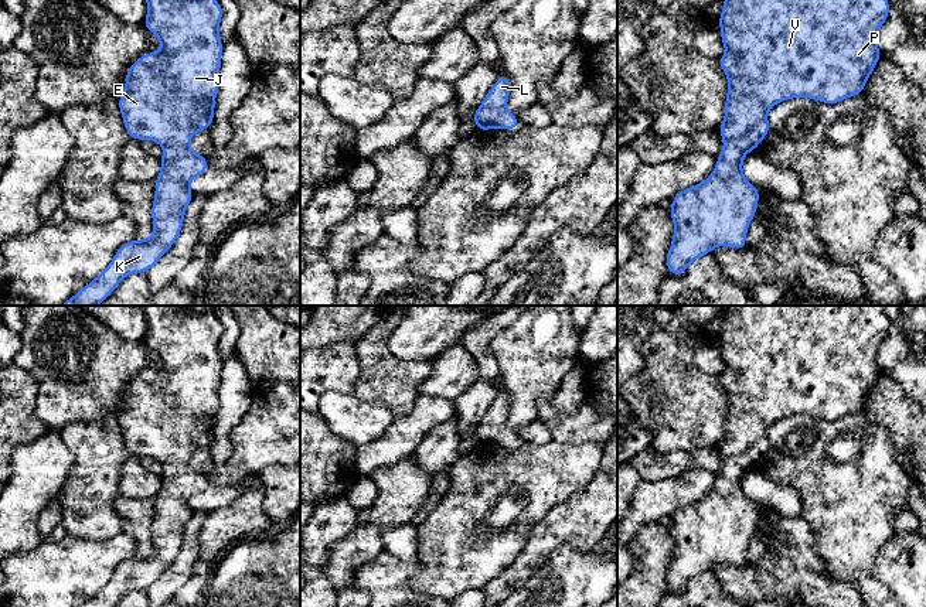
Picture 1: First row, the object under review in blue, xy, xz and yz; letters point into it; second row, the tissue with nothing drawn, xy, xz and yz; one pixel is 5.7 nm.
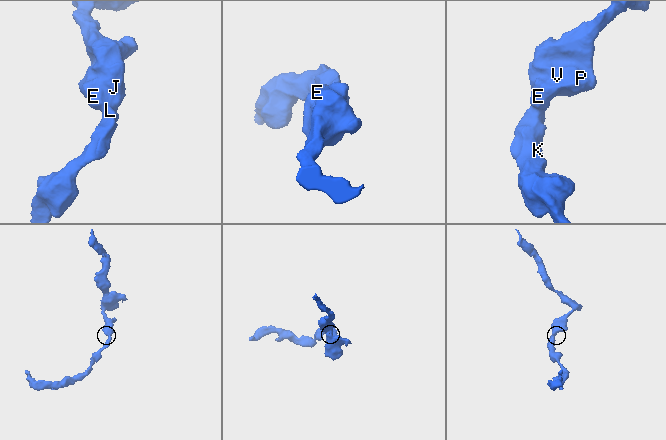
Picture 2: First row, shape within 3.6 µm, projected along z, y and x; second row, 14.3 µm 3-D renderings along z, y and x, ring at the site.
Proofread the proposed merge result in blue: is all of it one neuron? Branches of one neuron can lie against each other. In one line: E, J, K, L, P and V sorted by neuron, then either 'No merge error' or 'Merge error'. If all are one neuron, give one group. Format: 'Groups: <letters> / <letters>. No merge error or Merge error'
Groups: E J K L P V. No merge error

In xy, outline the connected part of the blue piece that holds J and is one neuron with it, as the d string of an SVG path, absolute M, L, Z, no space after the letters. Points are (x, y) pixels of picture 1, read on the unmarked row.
M144 306L147 331L143 342L157 352L161 366L143 371L126 388L126 399L118 423L127 451L135 457L161 461L161 487L154 497L152 521L154 549L143 557L122 562L106 586L81 607L115 607L132 590L147 590L176 560L194 509L190 498L208 487L208 475L188 463L200 447L214 439L215 415L219 407L222 358L218 351L224 327L214 311L191 311L187 306Z

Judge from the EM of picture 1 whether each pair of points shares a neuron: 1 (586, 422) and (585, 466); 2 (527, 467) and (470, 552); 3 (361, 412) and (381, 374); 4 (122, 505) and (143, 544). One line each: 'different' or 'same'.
1: different
2: same
3: different
4: same

